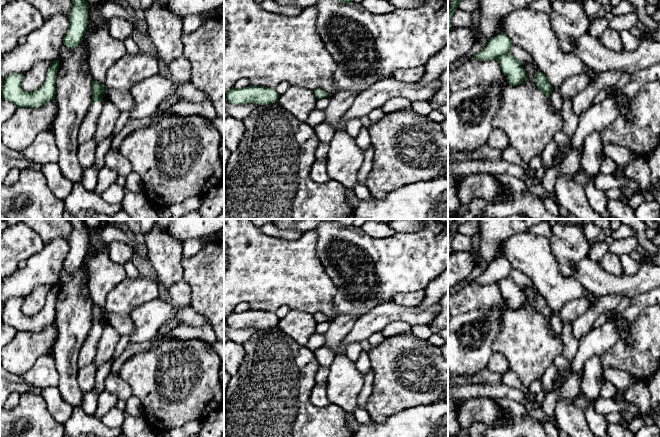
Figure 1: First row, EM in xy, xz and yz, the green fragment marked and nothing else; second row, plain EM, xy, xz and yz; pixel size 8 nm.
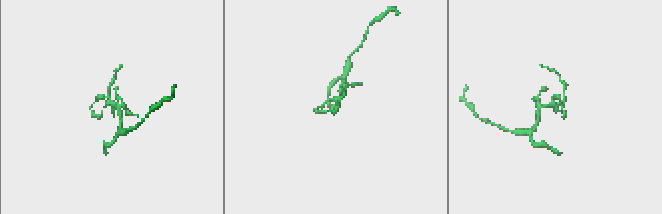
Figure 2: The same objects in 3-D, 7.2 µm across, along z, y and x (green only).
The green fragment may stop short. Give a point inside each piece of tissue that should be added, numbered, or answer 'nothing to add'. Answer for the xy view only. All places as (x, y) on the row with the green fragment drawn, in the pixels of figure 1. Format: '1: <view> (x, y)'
1: xy (88, 127)

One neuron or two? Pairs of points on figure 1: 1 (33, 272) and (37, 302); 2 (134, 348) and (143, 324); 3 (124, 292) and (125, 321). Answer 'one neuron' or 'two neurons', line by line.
1: two neurons
2: two neurons
3: two neurons

